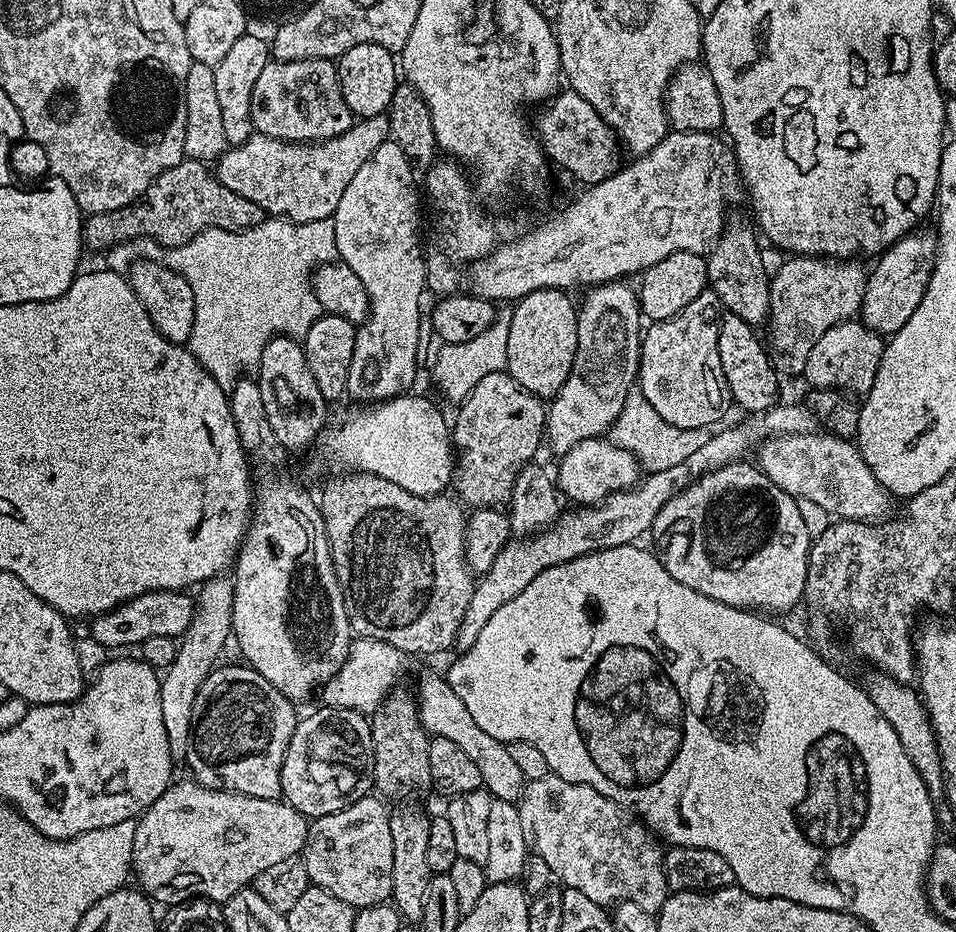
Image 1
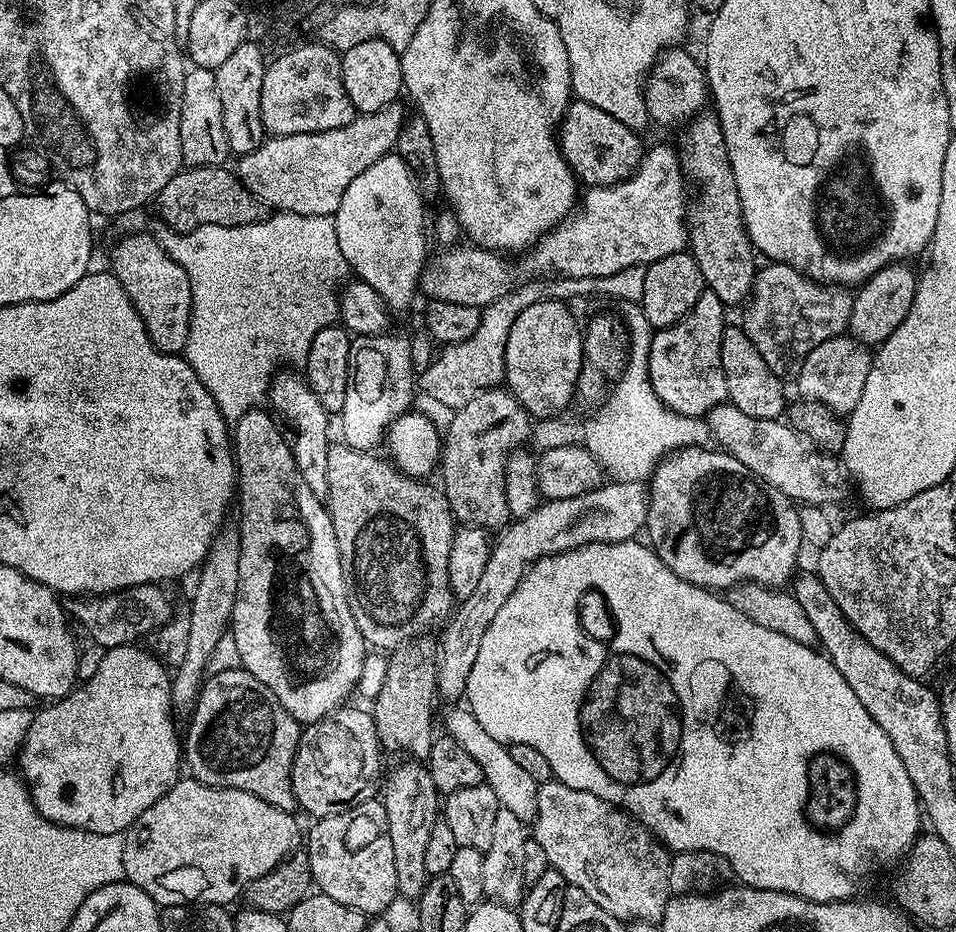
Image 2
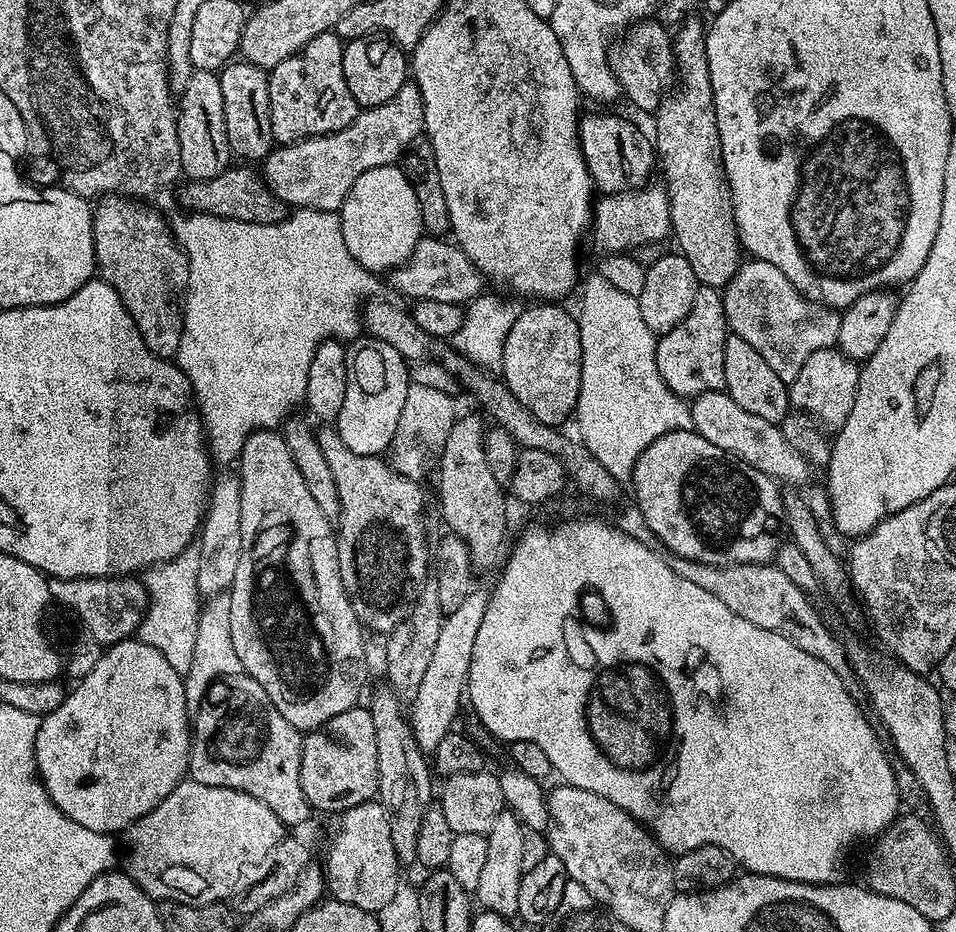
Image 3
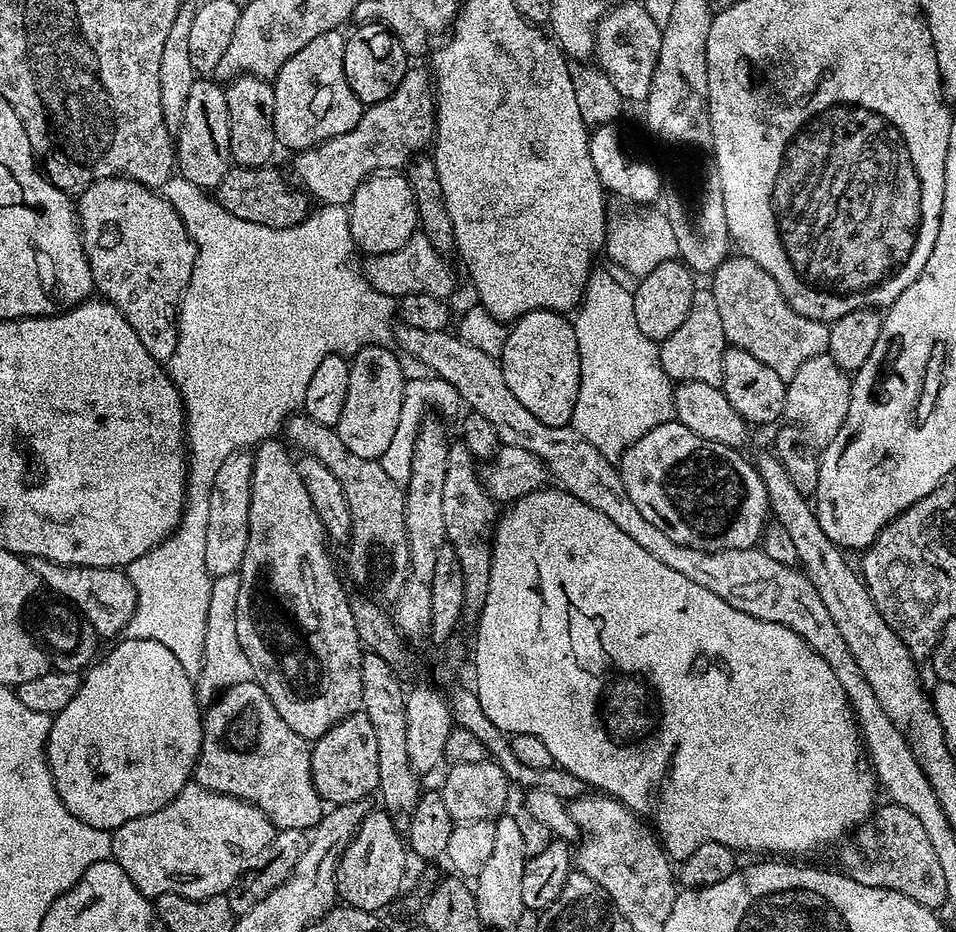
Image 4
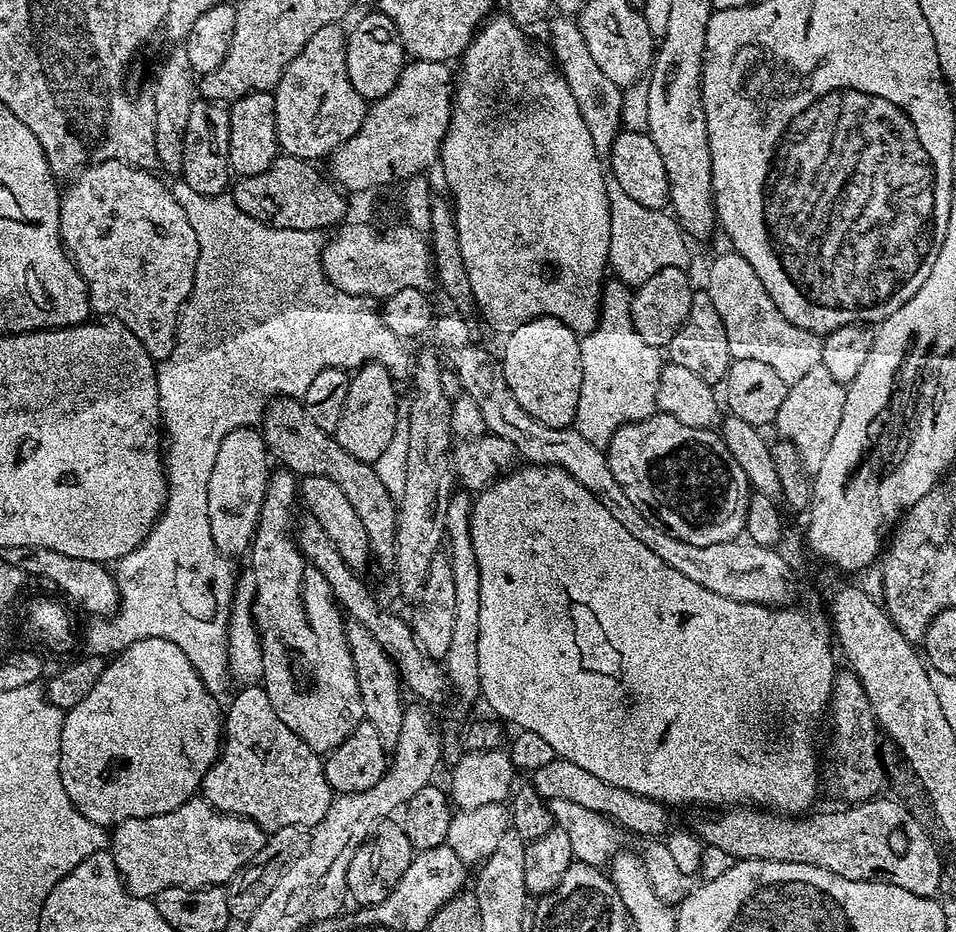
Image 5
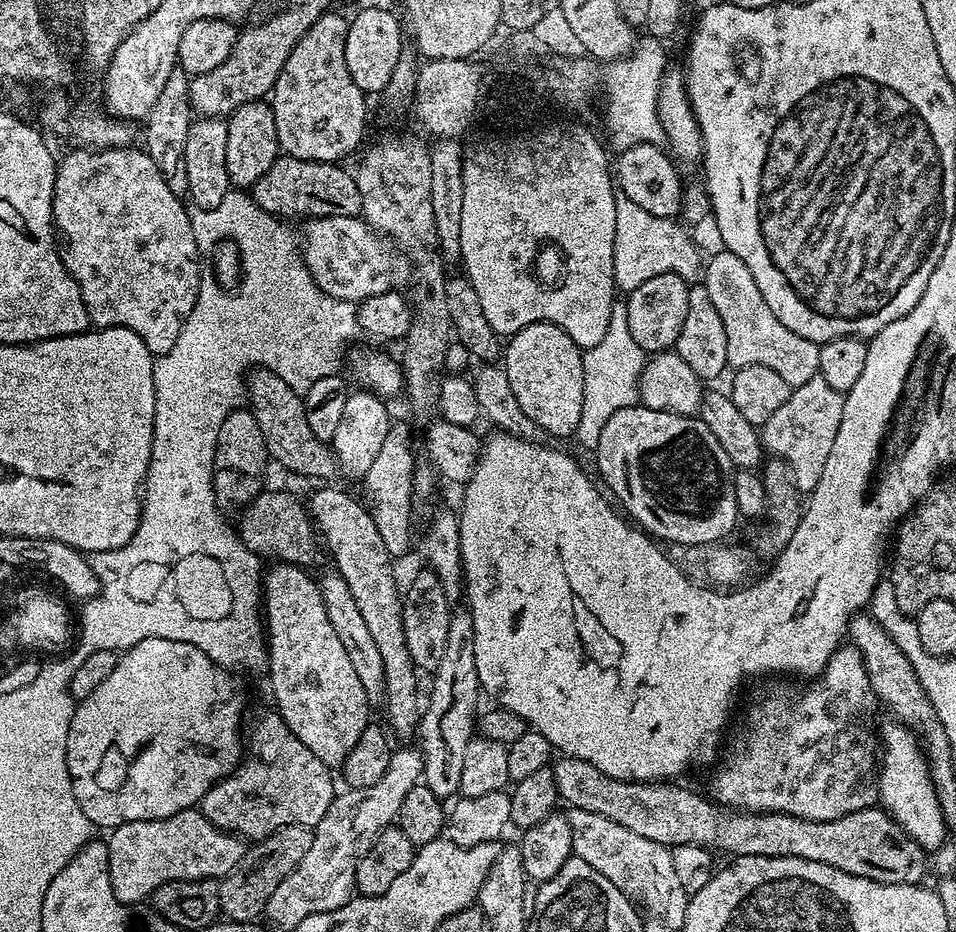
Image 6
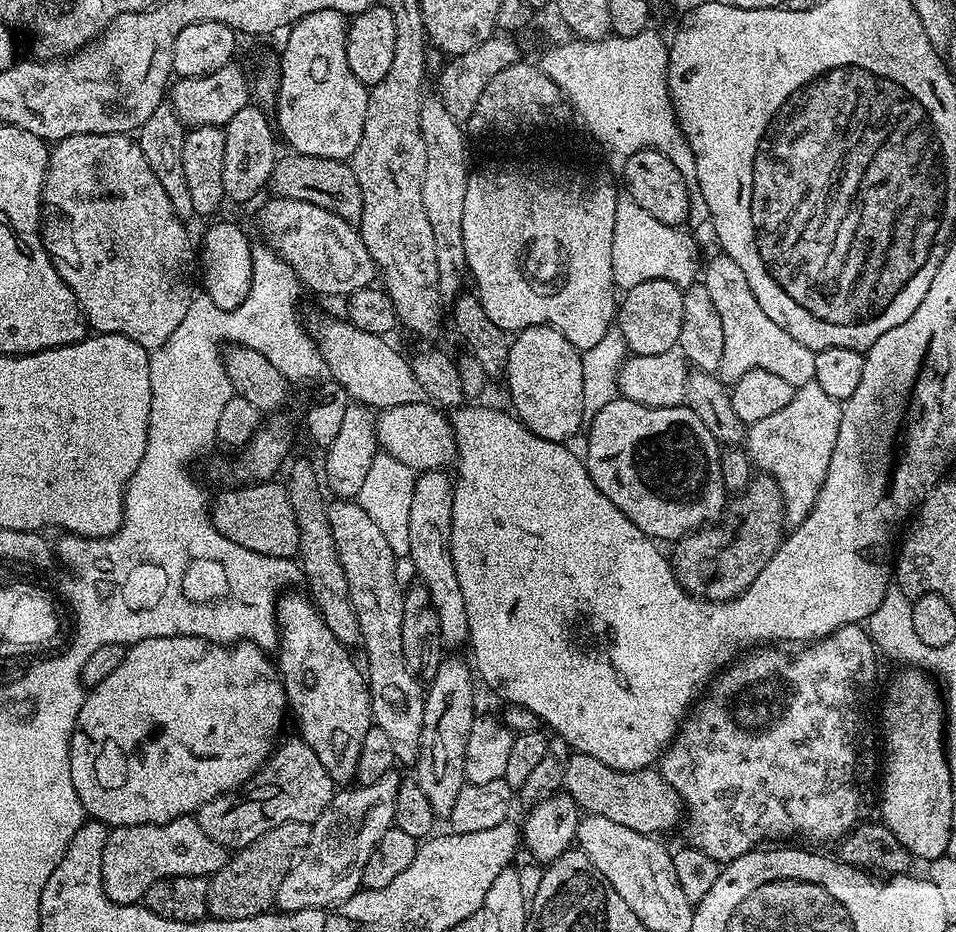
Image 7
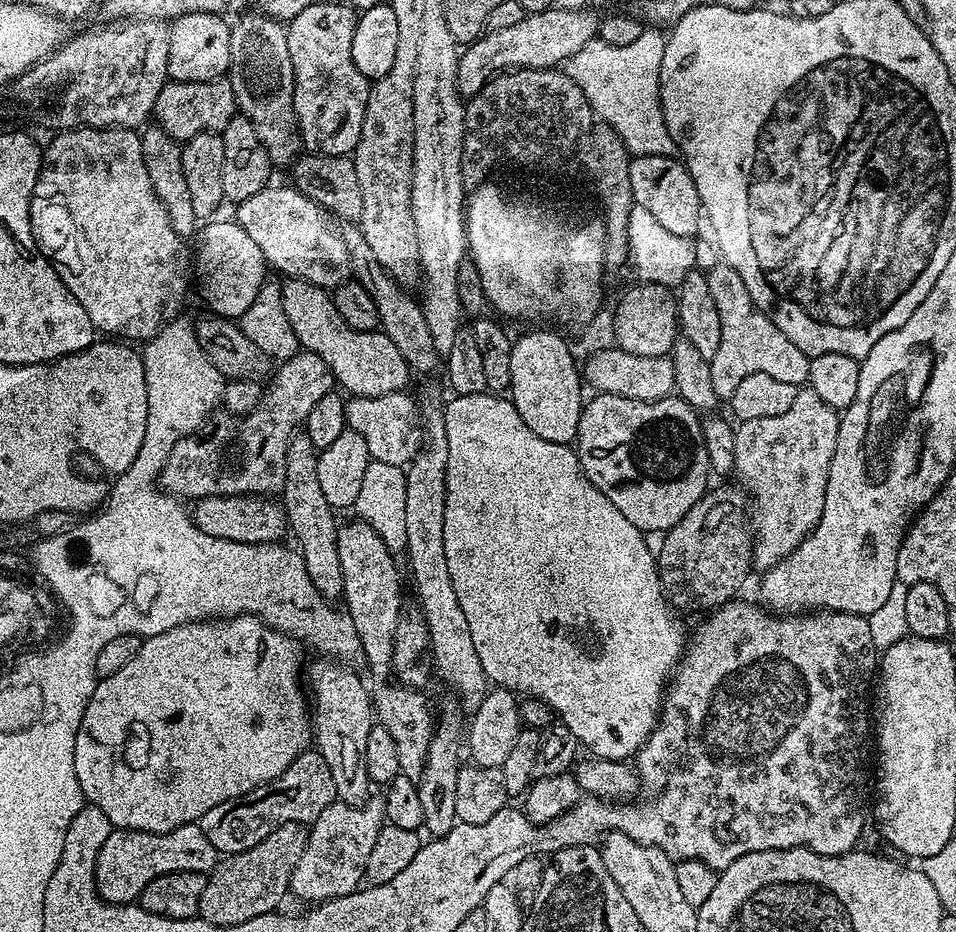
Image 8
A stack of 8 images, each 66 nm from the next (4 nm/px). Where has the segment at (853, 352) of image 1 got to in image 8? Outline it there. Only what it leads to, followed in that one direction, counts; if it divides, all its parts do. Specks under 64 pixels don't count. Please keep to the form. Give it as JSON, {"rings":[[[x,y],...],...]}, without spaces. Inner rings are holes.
{"rings":[[[807,386],[801,387],[794,398],[794,406],[786,410],[786,414],[778,414],[774,418],[754,418],[753,420],[743,421],[736,428],[736,445],[734,446],[734,456],[736,458],[735,475],[740,476],[739,483],[750,493],[751,501],[756,504],[756,524],[754,520],[754,564],[757,569],[767,570],[774,567],[778,562],[782,562],[791,552],[803,542],[814,530],[814,526],[820,521],[823,514],[823,507],[826,506],[826,486],[830,478],[830,462],[834,458],[834,450],[838,446],[838,430],[840,429],[840,416],[837,409],[826,406],[818,394]]]}

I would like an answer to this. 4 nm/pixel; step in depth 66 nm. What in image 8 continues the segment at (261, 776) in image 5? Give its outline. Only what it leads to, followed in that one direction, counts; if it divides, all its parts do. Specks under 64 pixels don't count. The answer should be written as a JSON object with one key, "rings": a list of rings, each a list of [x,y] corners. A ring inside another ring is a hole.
{"rings":[[[306,750],[297,760],[290,762],[276,778],[236,800],[218,802],[218,806],[202,814],[198,823],[202,834],[210,838],[210,846],[214,846],[217,853],[231,854],[250,850],[250,846],[258,846],[258,842],[262,842],[266,834],[286,822],[311,825],[318,818],[318,814],[322,814],[322,810],[326,810],[326,806],[330,806],[335,800],[335,788],[329,767],[316,750]]]}

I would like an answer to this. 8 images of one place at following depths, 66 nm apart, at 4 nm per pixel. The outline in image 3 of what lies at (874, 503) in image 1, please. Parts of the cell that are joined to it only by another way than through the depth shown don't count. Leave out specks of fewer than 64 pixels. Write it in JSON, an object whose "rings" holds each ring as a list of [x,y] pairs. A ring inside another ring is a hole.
{"rings":[[[724,390],[704,392],[691,401],[690,407],[692,409],[692,428],[699,436],[706,438],[706,442],[714,442],[714,446],[718,446],[718,450],[726,450],[726,454],[736,457],[743,464],[749,464],[751,468],[762,474],[771,476],[777,482],[785,480],[788,486],[798,486],[794,484],[807,482],[808,471],[810,471],[808,458],[798,454],[798,450],[794,450],[794,446],[790,446],[790,442],[783,437],[779,424],[766,422],[766,418],[758,418],[755,414],[746,414],[746,410],[742,410],[742,406],[738,406],[738,402],[734,402],[734,398],[730,398],[727,391]]]}

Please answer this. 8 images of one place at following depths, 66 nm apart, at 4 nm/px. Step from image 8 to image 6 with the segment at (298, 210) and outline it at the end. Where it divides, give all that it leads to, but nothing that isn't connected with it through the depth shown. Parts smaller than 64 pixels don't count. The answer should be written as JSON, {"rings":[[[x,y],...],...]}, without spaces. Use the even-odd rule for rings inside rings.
{"rings":[[[314,216],[305,224],[308,225],[304,228],[304,240],[302,236],[304,266],[310,270],[312,281],[330,294],[330,298],[359,302],[374,294],[393,291],[393,249],[369,228],[363,218]]]}

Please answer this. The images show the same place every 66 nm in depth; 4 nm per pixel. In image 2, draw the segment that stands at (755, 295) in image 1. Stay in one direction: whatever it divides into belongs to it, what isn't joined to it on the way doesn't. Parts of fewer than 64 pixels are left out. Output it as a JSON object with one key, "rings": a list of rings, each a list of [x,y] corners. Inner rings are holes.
{"rings":[[[701,110],[679,132],[680,166],[685,177],[700,187],[700,201],[697,204],[695,201],[694,211],[687,217],[692,257],[698,262],[698,270],[702,270],[707,291],[718,294],[725,306],[743,305],[752,295],[752,284],[756,281],[758,271],[758,256],[744,225],[742,202],[738,198],[738,186],[734,182],[720,120],[715,111]]]}

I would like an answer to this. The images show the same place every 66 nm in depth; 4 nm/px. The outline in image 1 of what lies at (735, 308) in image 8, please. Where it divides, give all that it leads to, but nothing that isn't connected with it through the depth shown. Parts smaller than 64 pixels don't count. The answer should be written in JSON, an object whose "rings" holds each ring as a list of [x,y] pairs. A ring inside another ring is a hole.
{"rings":[[[796,254],[785,259],[777,272],[771,273],[766,347],[772,358],[772,366],[781,377],[803,377],[806,358],[810,358],[810,350],[814,350],[814,342],[818,342],[818,338],[822,338],[822,334],[826,334],[826,330],[830,330],[830,326],[840,324],[843,320],[853,319],[859,313],[868,281],[868,272],[859,264],[860,262],[856,258],[829,262],[819,256]]]}

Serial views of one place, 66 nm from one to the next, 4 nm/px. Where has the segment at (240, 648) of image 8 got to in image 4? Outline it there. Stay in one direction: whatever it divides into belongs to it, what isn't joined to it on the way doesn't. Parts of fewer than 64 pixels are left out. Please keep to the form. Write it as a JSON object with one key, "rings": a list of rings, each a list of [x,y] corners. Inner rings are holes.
{"rings":[[[131,638],[121,639],[120,642],[121,644],[117,648],[109,650],[108,656],[101,655],[83,673],[78,694],[74,694],[74,698],[67,704],[66,710],[57,712],[52,717],[52,725],[48,735],[48,769],[52,771],[54,786],[62,798],[66,810],[70,810],[70,814],[74,814],[74,818],[86,822],[86,826],[109,830],[115,829],[118,824],[130,822],[134,818],[142,818],[146,814],[169,804],[173,795],[182,791],[193,779],[196,760],[200,757],[200,747],[204,737],[204,722],[201,719],[202,705],[196,701],[193,677],[188,676],[186,670],[182,670],[182,662],[178,662],[178,658],[174,658],[174,654],[170,654],[170,650],[166,650],[166,646],[162,646],[162,642]]]}

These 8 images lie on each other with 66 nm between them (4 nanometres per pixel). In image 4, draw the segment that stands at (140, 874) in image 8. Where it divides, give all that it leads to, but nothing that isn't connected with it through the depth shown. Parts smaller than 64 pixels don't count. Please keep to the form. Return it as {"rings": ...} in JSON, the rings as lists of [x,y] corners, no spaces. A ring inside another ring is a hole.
{"rings":[[[189,782],[182,791],[173,795],[166,806],[142,818],[116,825],[112,832],[111,859],[126,870],[130,882],[134,882],[134,886],[146,897],[177,892],[191,900],[205,900],[211,896],[225,895],[235,888],[245,873],[267,853],[273,835],[272,823],[254,805]]]}

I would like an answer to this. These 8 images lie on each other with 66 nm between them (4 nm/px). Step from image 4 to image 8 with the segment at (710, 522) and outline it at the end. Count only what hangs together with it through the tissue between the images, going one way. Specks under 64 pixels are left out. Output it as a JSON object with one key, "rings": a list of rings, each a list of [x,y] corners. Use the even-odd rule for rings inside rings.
{"rings":[[[605,392],[593,397],[584,405],[574,441],[586,478],[590,478],[590,482],[598,486],[598,490],[602,490],[602,494],[606,494],[606,498],[610,498],[610,502],[614,502],[614,506],[618,506],[618,510],[622,510],[624,517],[634,522],[640,532],[665,534],[682,521],[686,512],[710,488],[708,476],[712,467],[706,454],[701,417],[695,408],[675,394],[650,401],[622,398]]]}

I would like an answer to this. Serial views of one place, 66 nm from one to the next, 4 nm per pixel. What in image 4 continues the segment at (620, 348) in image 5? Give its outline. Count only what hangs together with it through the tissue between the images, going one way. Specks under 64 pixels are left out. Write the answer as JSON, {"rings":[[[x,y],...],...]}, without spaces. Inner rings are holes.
{"rings":[[[593,271],[572,325],[578,342],[580,385],[571,427],[613,462],[638,438],[674,416],[674,384],[660,361],[659,343],[642,334],[634,319],[633,289],[624,284],[611,271]]]}

